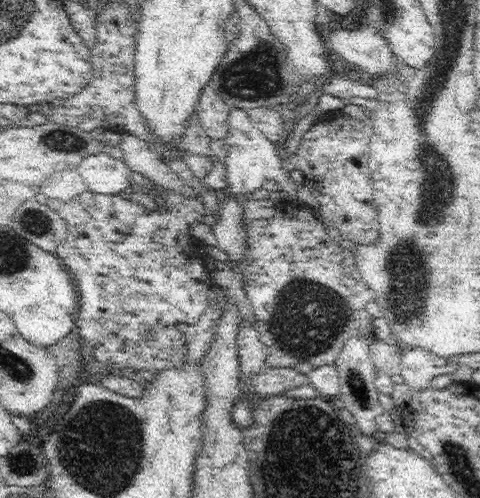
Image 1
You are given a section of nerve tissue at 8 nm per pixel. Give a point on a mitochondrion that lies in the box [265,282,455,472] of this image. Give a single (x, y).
(304, 428)

